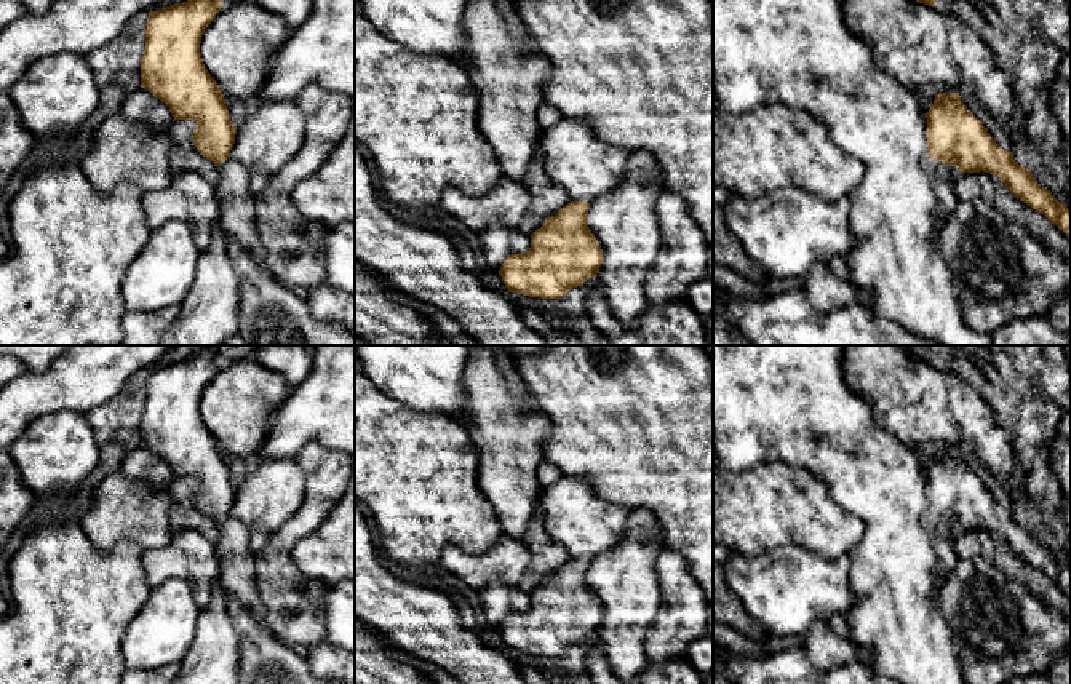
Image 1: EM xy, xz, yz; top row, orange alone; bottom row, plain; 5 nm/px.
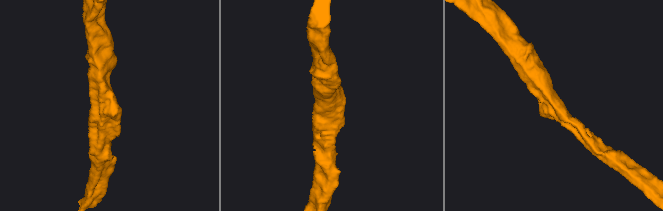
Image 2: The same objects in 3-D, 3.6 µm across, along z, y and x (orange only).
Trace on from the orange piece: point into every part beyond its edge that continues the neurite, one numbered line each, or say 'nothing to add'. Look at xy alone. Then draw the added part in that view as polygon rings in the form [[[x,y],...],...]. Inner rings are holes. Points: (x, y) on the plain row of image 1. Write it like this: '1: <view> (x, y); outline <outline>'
1: xy (237, 577); outline [[[229,515],[217,523],[217,529],[219,540],[214,545],[219,558],[219,582],[224,593],[243,602],[257,618],[259,625],[269,630],[257,591],[254,553],[249,547],[246,526]]]

